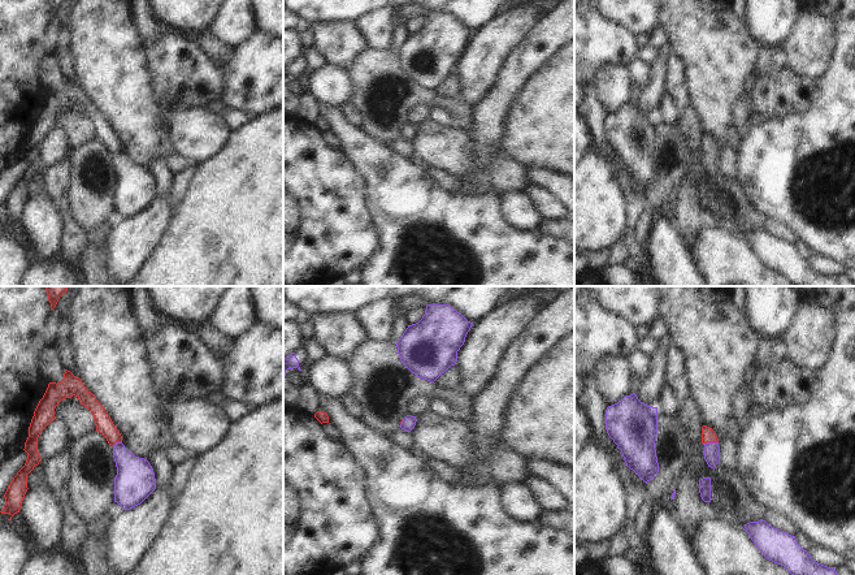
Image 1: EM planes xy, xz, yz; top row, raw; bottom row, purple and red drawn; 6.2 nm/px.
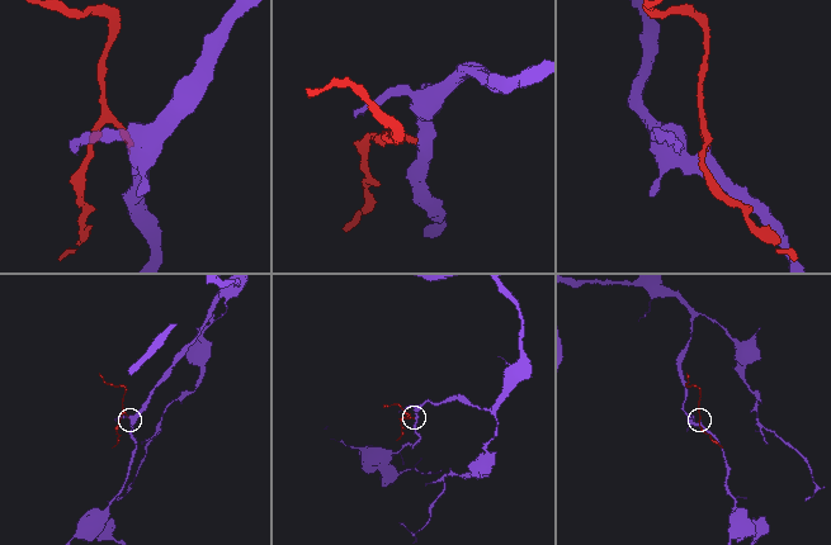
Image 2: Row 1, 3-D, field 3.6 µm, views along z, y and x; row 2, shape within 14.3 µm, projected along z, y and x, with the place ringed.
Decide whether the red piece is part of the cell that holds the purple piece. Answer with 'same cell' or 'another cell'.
same cell

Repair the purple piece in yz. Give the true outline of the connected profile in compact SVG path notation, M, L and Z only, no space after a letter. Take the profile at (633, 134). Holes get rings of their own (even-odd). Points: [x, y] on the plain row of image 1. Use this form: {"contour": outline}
{"contour": "M635 101L606 118L606 138L621 159L626 174L646 193L659 181L655 150L657 116L641 111Z"}

